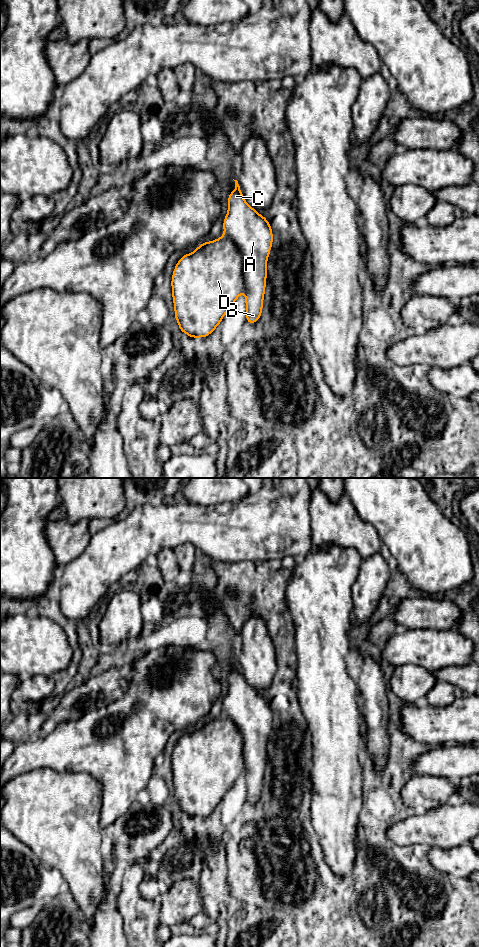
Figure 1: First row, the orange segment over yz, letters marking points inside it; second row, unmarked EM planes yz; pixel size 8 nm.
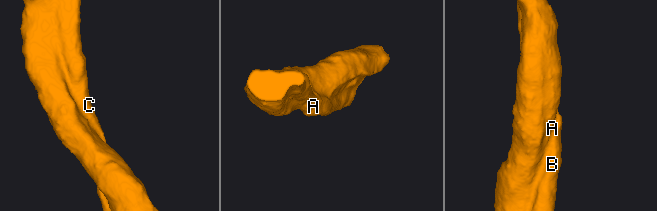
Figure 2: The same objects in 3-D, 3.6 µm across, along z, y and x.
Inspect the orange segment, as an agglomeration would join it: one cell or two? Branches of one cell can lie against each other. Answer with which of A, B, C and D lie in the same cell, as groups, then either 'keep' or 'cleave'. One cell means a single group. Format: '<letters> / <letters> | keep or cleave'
A B C / D | cleave

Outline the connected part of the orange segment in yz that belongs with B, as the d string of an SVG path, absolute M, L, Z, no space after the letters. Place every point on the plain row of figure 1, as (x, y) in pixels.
M237 660L235 669L227 678L228 691L223 700L224 715L236 725L243 738L243 759L245 767L246 803L255 804L261 797L267 760L267 741L273 725L273 711L270 702L260 695L243 677Z

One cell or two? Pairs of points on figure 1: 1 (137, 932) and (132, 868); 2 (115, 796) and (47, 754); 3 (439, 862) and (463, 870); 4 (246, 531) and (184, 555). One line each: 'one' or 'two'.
1: one
2: one
3: one
4: two

